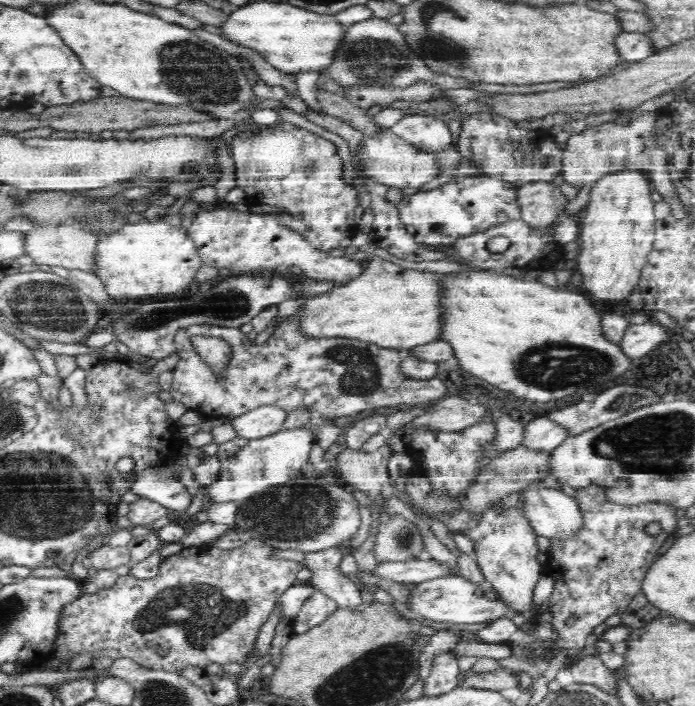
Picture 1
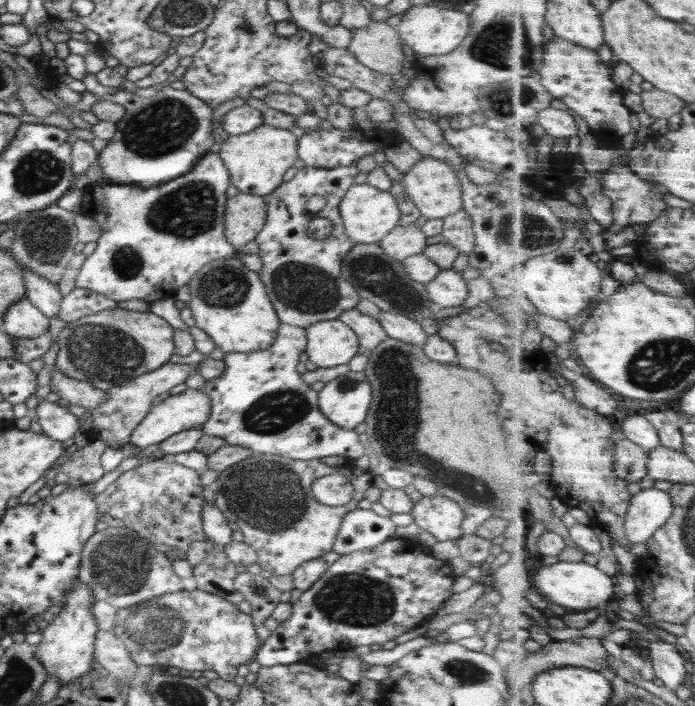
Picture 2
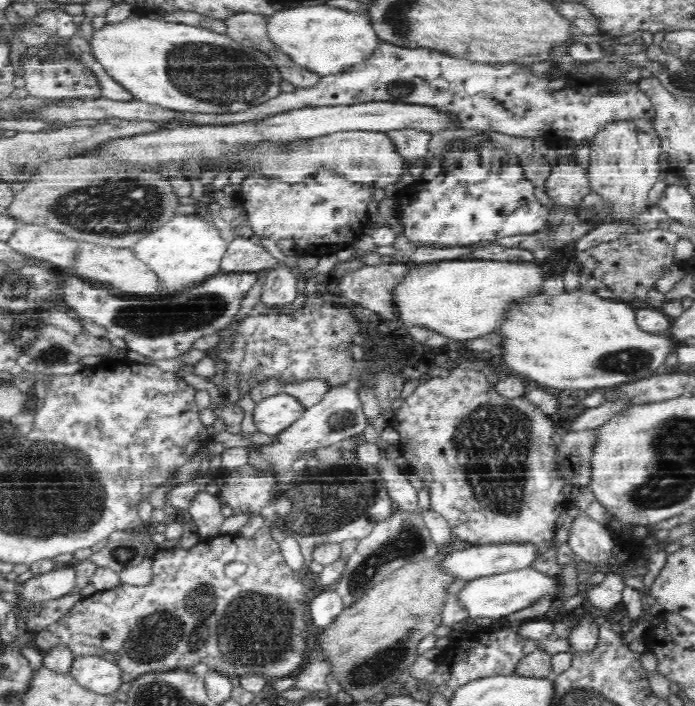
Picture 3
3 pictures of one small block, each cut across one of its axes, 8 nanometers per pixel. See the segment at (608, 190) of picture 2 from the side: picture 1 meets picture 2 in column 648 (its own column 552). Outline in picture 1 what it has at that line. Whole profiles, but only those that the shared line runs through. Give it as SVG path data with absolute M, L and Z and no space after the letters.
M552 180L529 182L519 187L518 193L524 208L522 221L535 228L555 226L572 201Z

